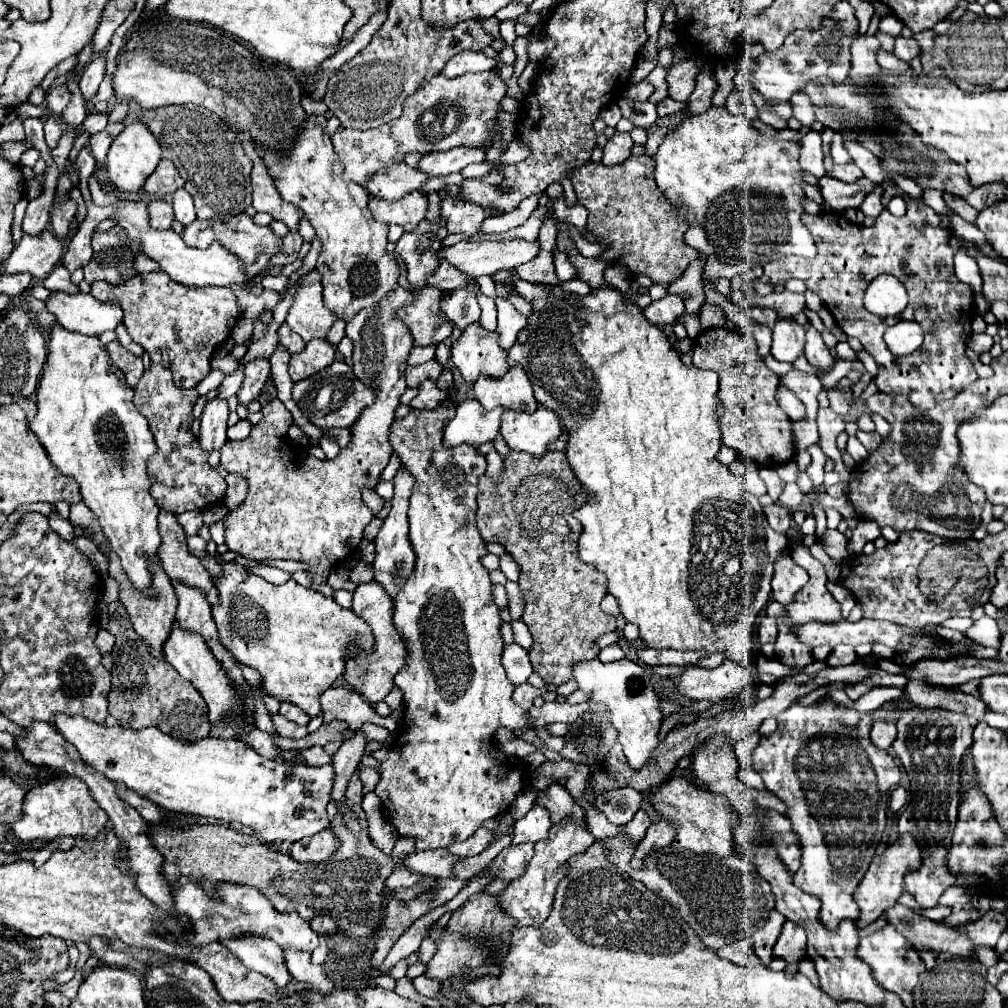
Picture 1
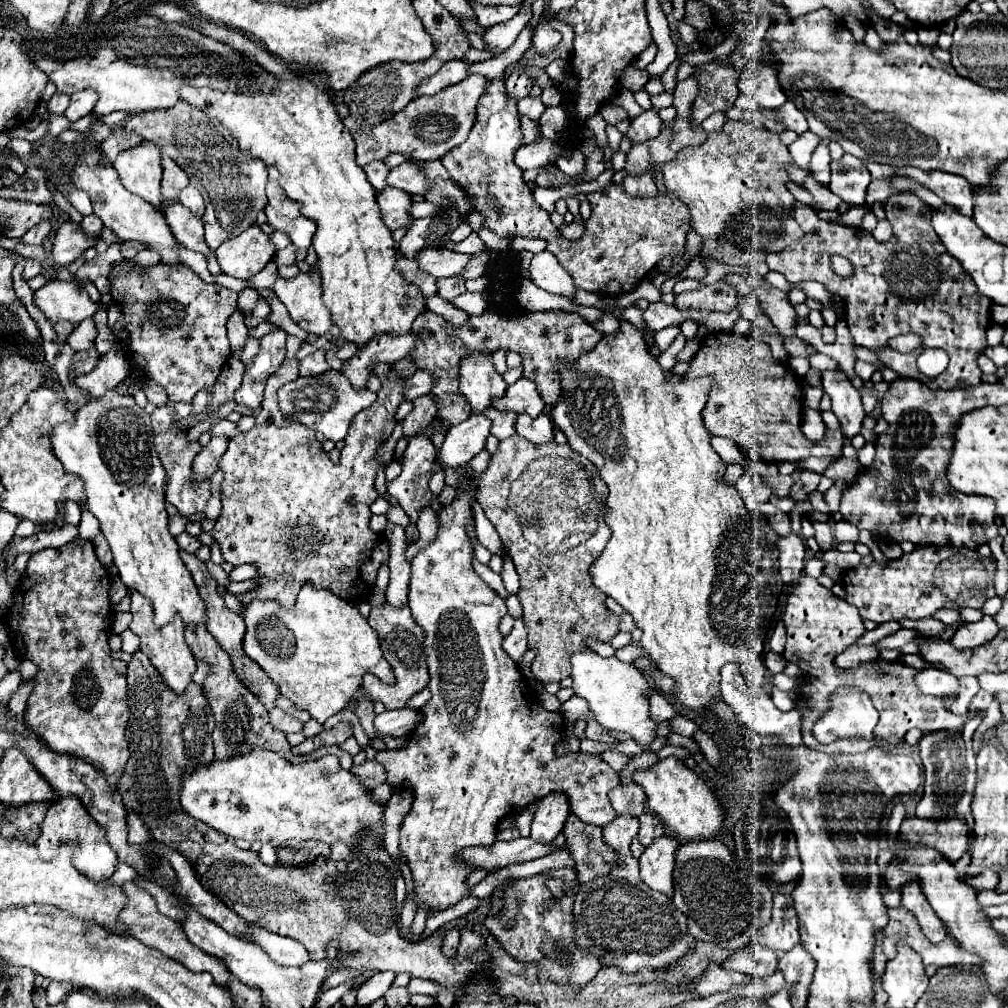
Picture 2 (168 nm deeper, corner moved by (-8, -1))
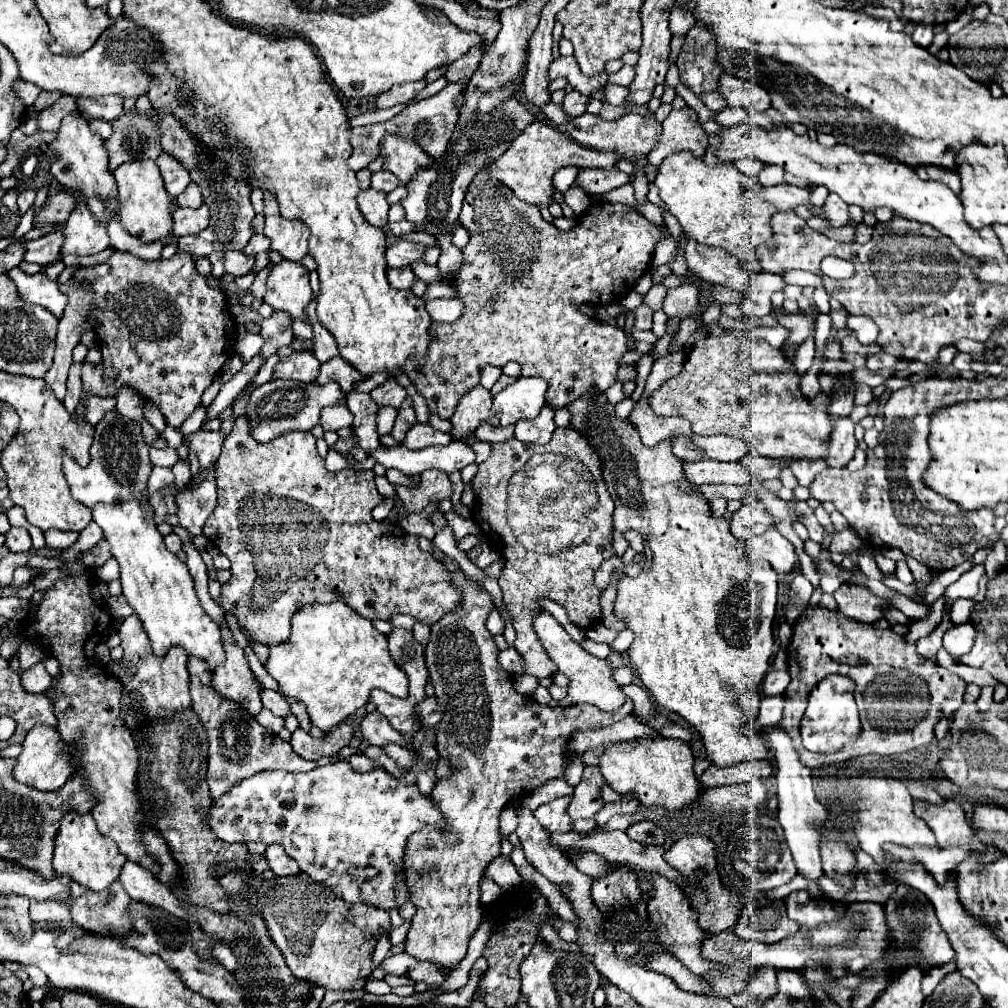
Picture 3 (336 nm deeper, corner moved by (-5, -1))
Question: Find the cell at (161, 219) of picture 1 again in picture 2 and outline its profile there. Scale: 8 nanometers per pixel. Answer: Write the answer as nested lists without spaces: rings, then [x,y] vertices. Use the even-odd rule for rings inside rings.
[[[173,203],[171,207],[165,209],[165,219],[167,219],[177,243],[181,243],[183,247],[187,247],[191,251],[203,253],[206,257],[209,255],[209,247],[207,247],[205,237],[203,237],[201,217],[191,213],[181,203]]]

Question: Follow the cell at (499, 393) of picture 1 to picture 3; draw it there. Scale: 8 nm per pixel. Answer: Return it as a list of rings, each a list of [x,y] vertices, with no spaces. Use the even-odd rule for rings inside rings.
[[[518,377],[494,397],[492,411],[500,415],[500,425],[514,425],[520,419],[534,419],[544,407],[546,381],[538,377]]]

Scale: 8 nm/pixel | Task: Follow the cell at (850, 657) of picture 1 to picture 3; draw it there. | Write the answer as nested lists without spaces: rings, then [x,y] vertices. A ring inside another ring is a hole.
[[[974,565],[968,573],[964,573],[956,583],[952,583],[946,591],[944,591],[944,601],[950,601],[950,605],[946,605],[946,613],[950,615],[950,609],[952,609],[952,603],[958,599],[958,597],[976,597],[978,595],[978,583],[980,579],[984,577],[986,569],[984,565]]]

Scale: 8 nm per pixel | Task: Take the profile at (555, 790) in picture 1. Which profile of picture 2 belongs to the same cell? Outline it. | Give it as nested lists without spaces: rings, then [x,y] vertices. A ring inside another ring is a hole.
[[[571,813],[563,833],[567,843],[571,843],[569,853],[577,863],[575,869],[579,885],[591,883],[593,879],[609,875],[613,871],[613,867],[617,865],[615,851],[603,841],[601,827],[587,825],[581,819],[575,819],[575,815]]]

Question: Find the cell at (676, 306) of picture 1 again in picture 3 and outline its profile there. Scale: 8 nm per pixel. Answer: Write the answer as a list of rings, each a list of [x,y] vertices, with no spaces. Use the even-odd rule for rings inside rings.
[[[640,305],[638,309],[634,309],[634,315],[636,315],[636,323],[634,323],[636,329],[652,329],[654,311],[648,305]]]

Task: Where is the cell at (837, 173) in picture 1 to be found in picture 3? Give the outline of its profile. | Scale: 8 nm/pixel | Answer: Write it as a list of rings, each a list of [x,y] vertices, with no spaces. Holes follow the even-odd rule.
[[[828,195],[824,201],[826,207],[826,221],[832,227],[842,227],[848,223],[848,203],[844,203],[842,199],[836,199],[836,195]]]

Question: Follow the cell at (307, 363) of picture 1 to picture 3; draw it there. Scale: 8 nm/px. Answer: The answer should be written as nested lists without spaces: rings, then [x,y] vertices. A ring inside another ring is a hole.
[[[306,351],[292,353],[290,357],[282,359],[274,369],[274,377],[296,379],[302,383],[314,381],[316,375],[320,375],[320,361],[312,353],[306,353]]]

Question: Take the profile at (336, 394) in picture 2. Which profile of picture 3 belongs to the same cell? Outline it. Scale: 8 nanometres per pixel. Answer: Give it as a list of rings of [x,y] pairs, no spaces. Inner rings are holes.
[[[272,379],[264,385],[260,385],[252,397],[246,415],[254,421],[252,423],[252,435],[256,441],[266,443],[276,439],[278,435],[284,435],[286,431],[312,431],[316,425],[320,425],[320,411],[328,405],[340,405],[344,401],[344,391],[338,383],[296,383],[286,379]]]

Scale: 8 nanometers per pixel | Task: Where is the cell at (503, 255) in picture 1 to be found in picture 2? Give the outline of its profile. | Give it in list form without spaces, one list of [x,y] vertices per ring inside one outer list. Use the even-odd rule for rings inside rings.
[[[423,247],[415,255],[419,269],[423,269],[425,273],[429,273],[437,279],[457,275],[467,265],[467,259],[471,259],[471,257],[445,249],[445,247]]]

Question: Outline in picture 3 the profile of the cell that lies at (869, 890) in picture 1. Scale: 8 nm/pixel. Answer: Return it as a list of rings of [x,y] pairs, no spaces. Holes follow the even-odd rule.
[[[914,801],[914,811],[916,811],[916,817],[920,817],[928,823],[928,827],[934,831],[934,835],[940,835],[942,847],[948,847],[952,837],[972,835],[964,809],[954,801],[948,801],[946,805]]]

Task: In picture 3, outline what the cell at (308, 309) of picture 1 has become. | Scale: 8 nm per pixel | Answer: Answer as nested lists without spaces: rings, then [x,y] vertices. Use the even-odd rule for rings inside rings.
[[[294,261],[278,263],[268,275],[264,301],[270,303],[274,311],[284,311],[292,319],[310,323],[306,315],[306,307],[312,301],[308,269]]]

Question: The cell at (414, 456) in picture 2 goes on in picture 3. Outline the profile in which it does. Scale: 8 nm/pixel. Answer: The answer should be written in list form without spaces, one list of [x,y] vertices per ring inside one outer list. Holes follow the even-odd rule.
[[[416,423],[408,433],[406,433],[406,439],[404,439],[404,447],[408,449],[422,449],[422,447],[432,447],[432,445],[448,445],[452,441],[450,435],[446,433],[440,433],[436,429],[432,429],[430,425],[422,425],[422,423]]]

